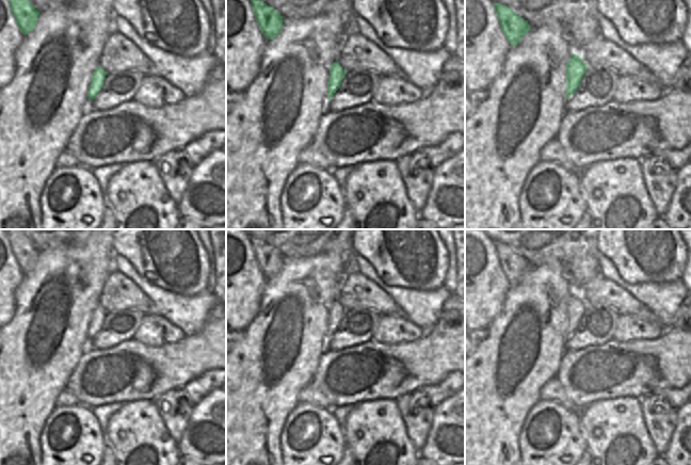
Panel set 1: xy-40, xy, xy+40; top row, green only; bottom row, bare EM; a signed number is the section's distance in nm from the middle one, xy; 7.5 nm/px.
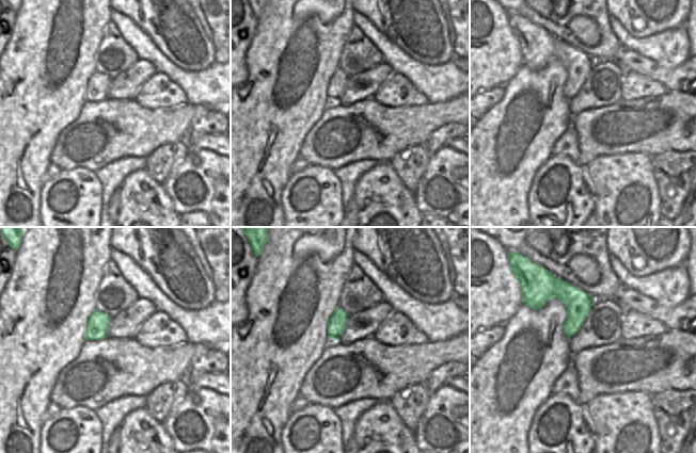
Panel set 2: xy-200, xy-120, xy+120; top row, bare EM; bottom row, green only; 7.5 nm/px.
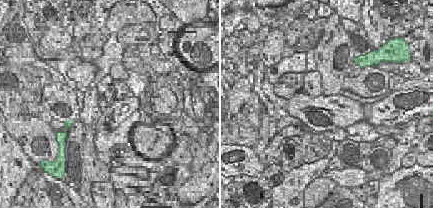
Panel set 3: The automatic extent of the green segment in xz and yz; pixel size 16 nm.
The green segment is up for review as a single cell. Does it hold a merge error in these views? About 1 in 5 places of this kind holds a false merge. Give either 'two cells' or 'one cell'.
one cell

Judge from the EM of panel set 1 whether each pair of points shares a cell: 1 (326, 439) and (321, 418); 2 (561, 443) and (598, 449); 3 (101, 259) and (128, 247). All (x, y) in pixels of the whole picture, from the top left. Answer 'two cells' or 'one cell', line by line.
1: one cell
2: two cells
3: two cells

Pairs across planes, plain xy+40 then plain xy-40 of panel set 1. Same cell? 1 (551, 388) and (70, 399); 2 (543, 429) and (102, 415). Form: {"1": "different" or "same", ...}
{"1": "same", "2": "different"}

